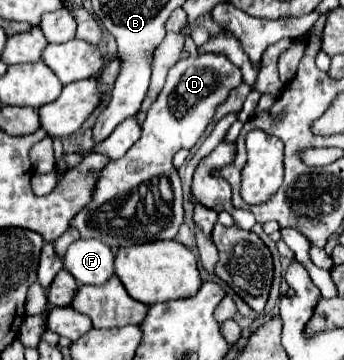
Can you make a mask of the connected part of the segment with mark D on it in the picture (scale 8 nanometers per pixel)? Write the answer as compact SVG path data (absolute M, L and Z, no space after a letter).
M195 55L195 57L179 59L169 69L163 91L159 93L159 97L147 111L141 139L127 151L125 157L121 157L115 163L113 161L107 163L107 167L99 173L99 181L97 181L95 197L93 197L91 205L87 205L87 209L83 209L81 213L75 215L71 225L79 229L81 237L99 239L105 245L109 245L111 249L131 247L131 245L139 245L139 243L153 243L153 241L161 241L161 239L175 239L179 225L183 223L183 205L181 205L183 189L181 189L177 169L173 167L173 155L181 147L189 147L199 141L199 137L203 135L203 131L207 129L207 125L213 117L215 105L219 105L219 101L223 101L223 97L239 83L241 83L241 71L239 71L239 67L231 65L231 61L227 61L227 57Z

